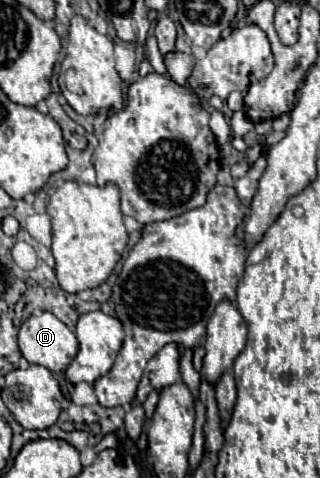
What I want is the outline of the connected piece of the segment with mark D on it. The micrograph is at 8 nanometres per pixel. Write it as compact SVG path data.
M52 312L32 314L32 316L20 326L18 346L20 346L22 356L24 356L30 364L40 364L40 366L48 368L50 372L60 372L60 370L68 368L68 364L74 360L74 356L76 356L76 352L78 352L76 334L74 334L64 322L60 322Z

